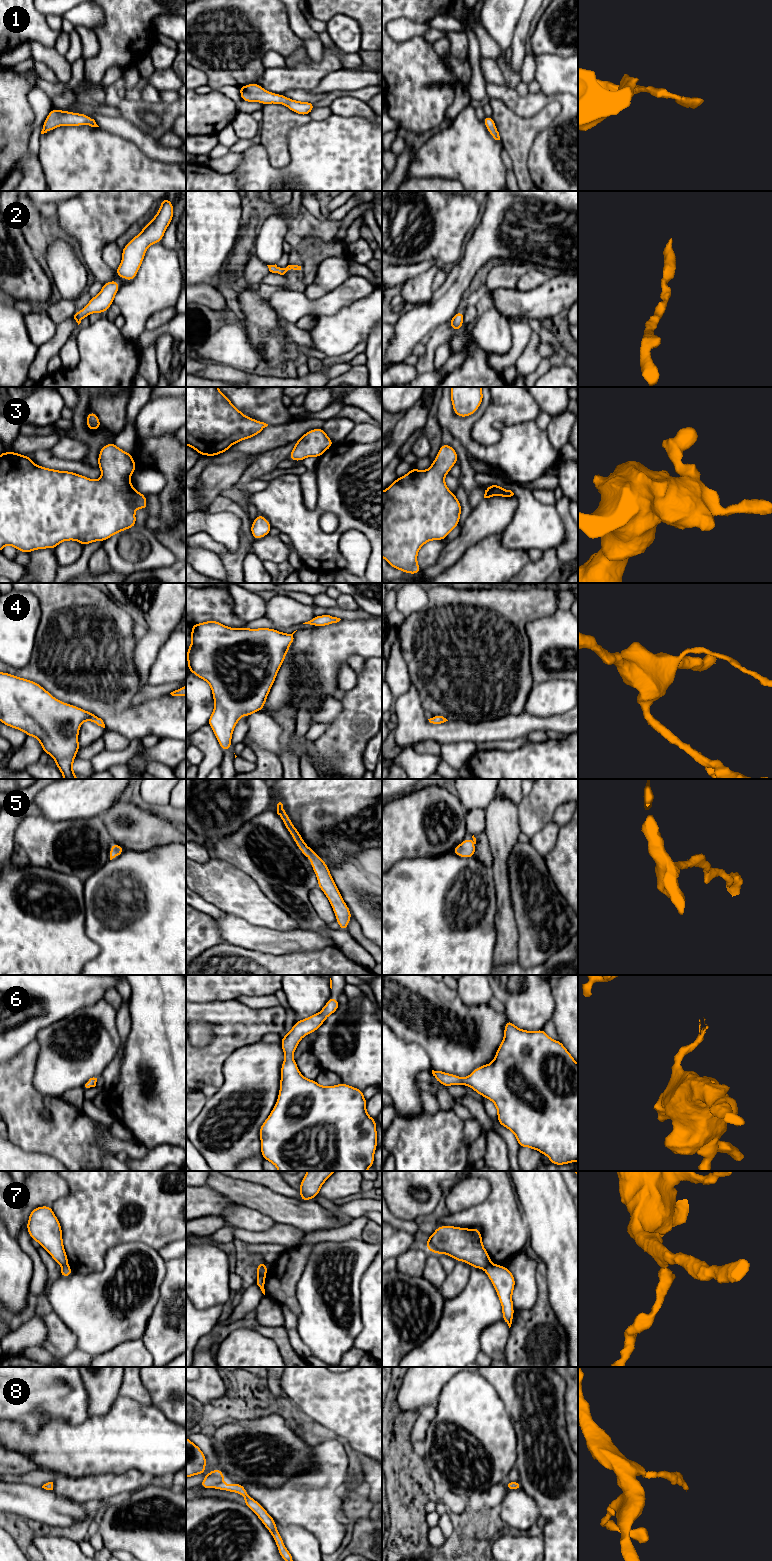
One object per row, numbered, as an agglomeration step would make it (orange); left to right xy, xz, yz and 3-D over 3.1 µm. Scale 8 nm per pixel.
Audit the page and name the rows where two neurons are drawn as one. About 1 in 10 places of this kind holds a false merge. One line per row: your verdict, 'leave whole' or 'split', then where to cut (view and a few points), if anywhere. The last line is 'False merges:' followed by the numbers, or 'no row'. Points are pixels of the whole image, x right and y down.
1: leave whole; cut none
2: leave whole; cut none
3: leave whole; cut none
4: leave whole; cut none
5: leave whole; cut none
6: leave whole; cut none
7: split; cut xz (264, 1275), (257, 1278)
8: leave whole; cut none
False merges: 7

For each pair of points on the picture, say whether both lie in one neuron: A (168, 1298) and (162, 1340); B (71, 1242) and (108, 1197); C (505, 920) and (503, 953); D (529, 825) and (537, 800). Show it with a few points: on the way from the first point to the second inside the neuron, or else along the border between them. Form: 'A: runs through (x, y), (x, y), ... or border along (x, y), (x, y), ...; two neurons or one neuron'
A: runs through (168, 1308), (168, 1330); one neuron
B: runs through (82, 1231), (104, 1208); one neuron
C: runs through (505, 928), (505, 945); one neuron
D: runs through (532, 819), (537, 806); one neuron

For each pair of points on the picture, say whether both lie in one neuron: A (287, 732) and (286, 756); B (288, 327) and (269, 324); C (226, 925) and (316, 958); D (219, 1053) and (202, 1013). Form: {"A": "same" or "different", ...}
{"A": "same", "B": "different", "C": "different", "D": "same"}

